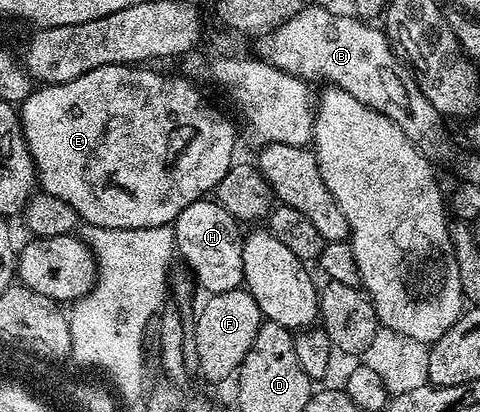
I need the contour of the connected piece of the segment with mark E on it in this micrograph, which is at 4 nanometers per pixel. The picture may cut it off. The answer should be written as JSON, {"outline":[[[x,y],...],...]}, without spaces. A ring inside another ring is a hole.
{"outline":[[[114,63],[101,65],[81,77],[68,83],[48,83],[32,90],[31,96],[24,99],[18,108],[19,124],[23,126],[23,136],[31,160],[35,163],[37,183],[44,192],[59,197],[66,205],[71,205],[78,218],[92,227],[108,227],[109,229],[141,229],[142,227],[166,227],[174,224],[175,218],[185,209],[185,205],[193,205],[193,201],[204,198],[214,192],[215,186],[225,177],[231,168],[235,155],[235,127],[215,107],[199,107],[195,111],[195,87],[187,79],[179,75],[162,75],[155,71],[150,75],[142,66]]]}

